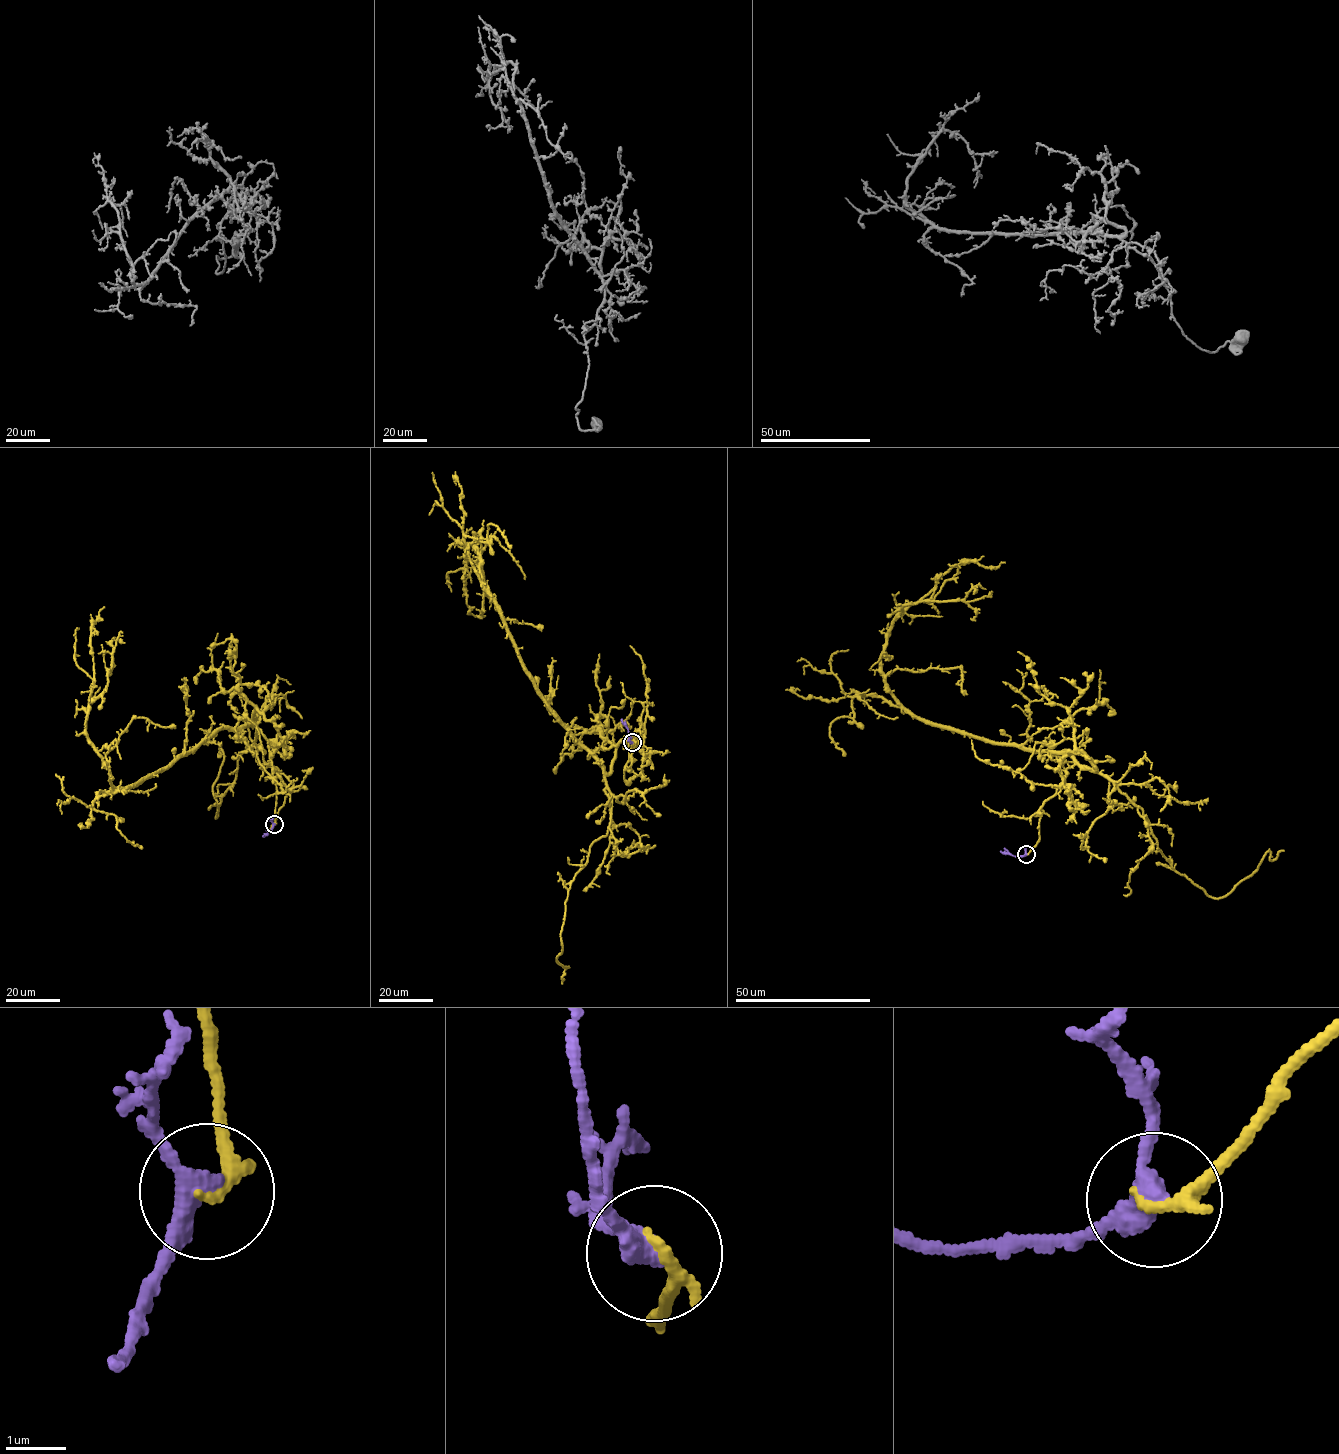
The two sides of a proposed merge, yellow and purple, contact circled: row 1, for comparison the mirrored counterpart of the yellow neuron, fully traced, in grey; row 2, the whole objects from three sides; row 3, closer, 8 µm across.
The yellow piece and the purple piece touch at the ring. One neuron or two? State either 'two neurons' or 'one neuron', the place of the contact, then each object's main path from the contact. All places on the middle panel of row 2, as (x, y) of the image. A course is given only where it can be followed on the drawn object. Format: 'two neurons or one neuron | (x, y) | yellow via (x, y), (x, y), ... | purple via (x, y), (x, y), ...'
two neurons | (632, 742) | yellow via (631, 742), (593, 753), (578, 742), (522, 662), (481, 583), (475, 547), (459, 539), (475, 617) | purple via (631, 742), (621, 719)

